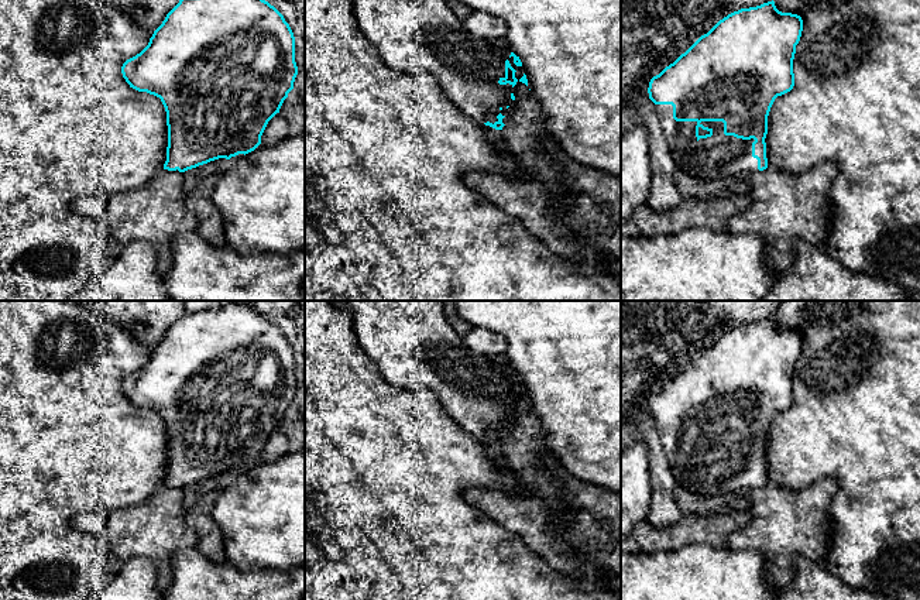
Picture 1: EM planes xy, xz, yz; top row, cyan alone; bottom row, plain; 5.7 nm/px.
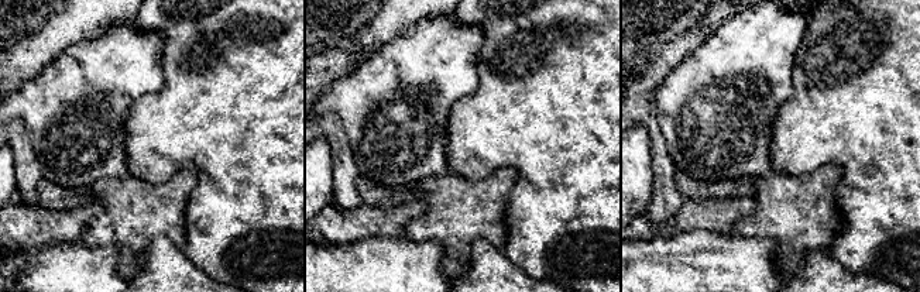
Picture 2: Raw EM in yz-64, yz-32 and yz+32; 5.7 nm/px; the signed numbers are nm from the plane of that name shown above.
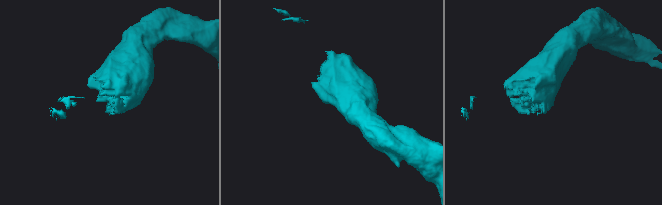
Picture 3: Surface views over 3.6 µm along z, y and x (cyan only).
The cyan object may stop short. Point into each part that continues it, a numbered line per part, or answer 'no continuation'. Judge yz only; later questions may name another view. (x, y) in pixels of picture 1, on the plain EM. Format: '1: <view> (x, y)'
1: yz (720, 472)

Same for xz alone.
1: xz (414, 346)

